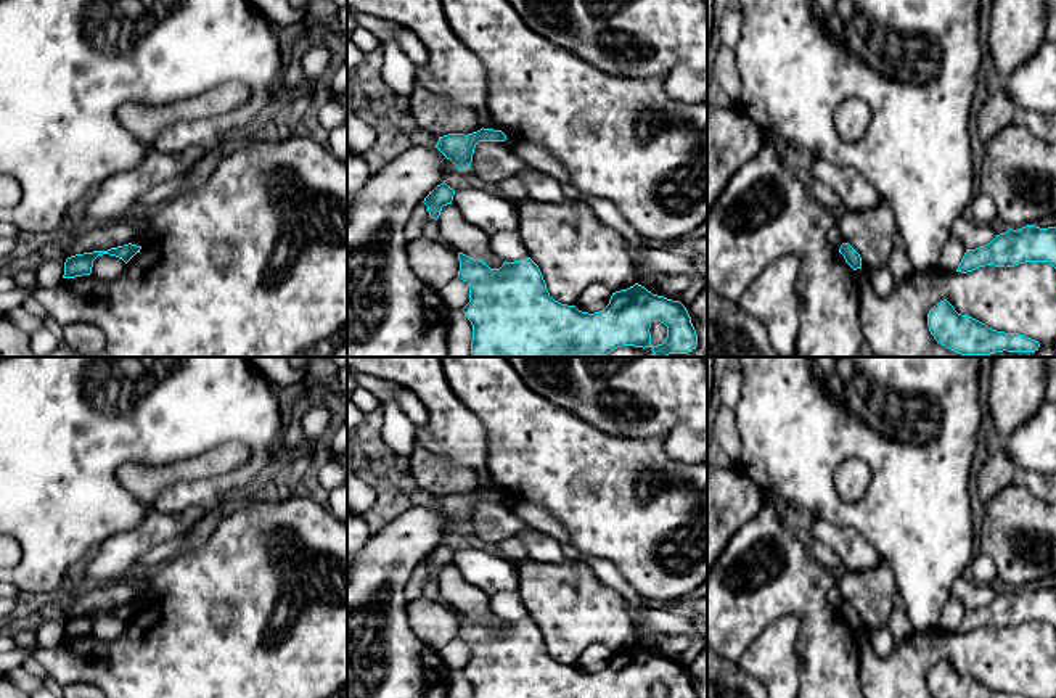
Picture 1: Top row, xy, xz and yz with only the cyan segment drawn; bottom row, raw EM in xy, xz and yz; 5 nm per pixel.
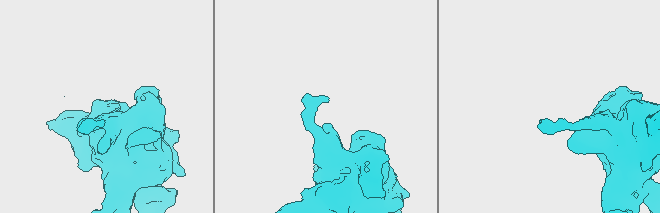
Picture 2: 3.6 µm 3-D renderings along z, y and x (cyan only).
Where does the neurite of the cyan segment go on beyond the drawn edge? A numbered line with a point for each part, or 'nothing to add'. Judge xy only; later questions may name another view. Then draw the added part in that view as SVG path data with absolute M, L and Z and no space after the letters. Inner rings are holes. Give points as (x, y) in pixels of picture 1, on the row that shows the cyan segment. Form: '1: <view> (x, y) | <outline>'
nothing to add

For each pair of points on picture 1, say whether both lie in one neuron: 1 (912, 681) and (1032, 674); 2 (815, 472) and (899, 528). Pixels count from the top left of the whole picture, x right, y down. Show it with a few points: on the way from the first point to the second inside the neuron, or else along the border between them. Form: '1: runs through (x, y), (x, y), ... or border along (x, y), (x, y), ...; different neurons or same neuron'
1: runs through (937, 653), (987, 653), (1002, 658); same neuron
2: runs through (826, 496), (844, 513), (875, 517); same neuron

